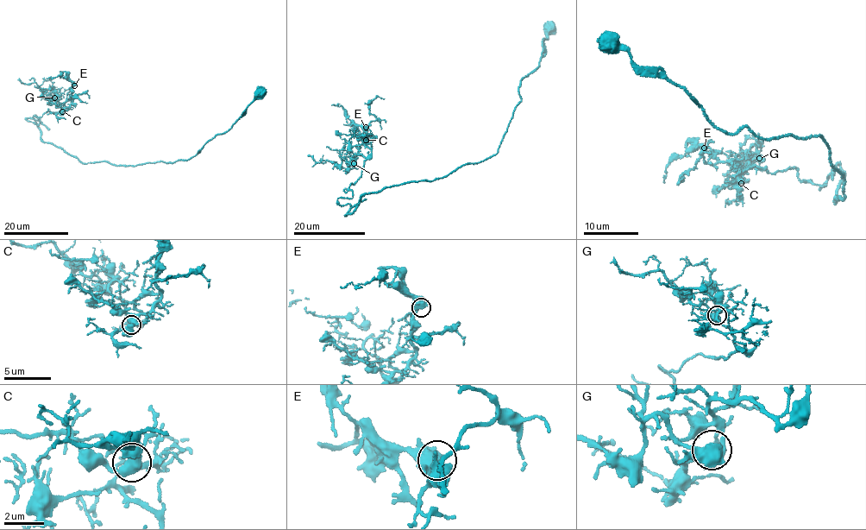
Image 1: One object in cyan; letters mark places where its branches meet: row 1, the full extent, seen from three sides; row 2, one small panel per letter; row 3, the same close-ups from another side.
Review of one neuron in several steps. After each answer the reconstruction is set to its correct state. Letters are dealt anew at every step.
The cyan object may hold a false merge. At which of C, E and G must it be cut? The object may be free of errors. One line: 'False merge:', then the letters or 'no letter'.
False merge: no letter

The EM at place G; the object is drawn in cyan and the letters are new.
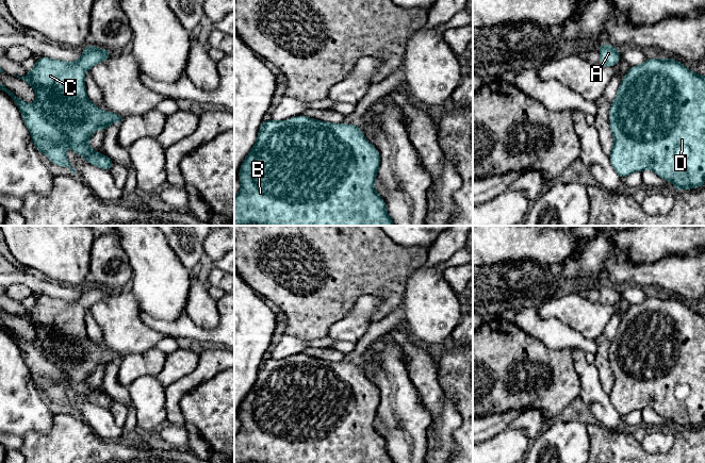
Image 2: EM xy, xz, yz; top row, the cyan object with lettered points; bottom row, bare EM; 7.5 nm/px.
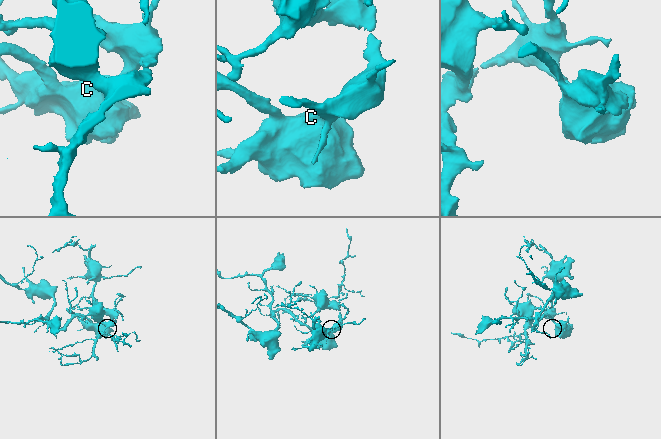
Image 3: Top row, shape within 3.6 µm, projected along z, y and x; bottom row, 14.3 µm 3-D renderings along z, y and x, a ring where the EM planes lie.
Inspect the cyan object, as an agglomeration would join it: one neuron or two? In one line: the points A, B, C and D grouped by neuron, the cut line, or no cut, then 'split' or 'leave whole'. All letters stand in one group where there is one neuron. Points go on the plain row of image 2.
A B C D; no cut; leave whole

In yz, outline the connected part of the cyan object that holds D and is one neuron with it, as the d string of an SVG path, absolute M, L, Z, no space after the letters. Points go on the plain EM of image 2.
M649 297L641 303L632 304L609 345L609 360L614 379L609 397L622 418L632 411L651 408L671 419L675 429L698 427L705 423L704 314L690 310L685 302L673 297Z

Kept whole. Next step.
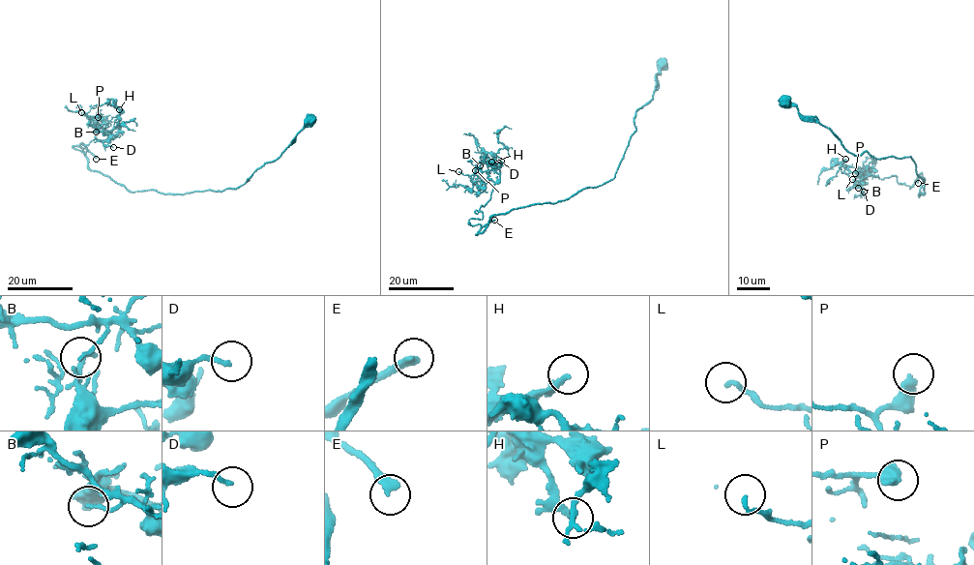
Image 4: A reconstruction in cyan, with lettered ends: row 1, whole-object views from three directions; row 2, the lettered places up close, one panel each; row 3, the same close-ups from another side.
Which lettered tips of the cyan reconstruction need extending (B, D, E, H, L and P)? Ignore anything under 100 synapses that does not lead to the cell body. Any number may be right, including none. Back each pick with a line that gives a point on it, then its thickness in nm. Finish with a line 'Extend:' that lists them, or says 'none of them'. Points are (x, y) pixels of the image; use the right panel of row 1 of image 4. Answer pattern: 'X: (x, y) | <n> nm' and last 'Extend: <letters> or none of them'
E: (918, 183) | 280 nm
Extend: E

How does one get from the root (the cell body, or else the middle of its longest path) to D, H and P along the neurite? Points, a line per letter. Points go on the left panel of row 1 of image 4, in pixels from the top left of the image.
D: (309, 118), (220, 192), (128, 191), (73, 147), (120, 128), (113, 147)
H: (309, 118), (235, 190), (165, 194), (128, 191), (73, 147), (115, 136), (119, 109)
P: (309, 118), (235, 190), (173, 194), (91, 169), (73, 147), (108, 137), (98, 117)

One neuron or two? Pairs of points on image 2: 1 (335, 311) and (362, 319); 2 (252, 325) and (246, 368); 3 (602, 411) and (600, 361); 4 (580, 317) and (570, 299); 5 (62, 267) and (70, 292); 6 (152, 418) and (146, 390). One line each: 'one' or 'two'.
1: two
2: one
3: two
4: one
5: two
6: one

